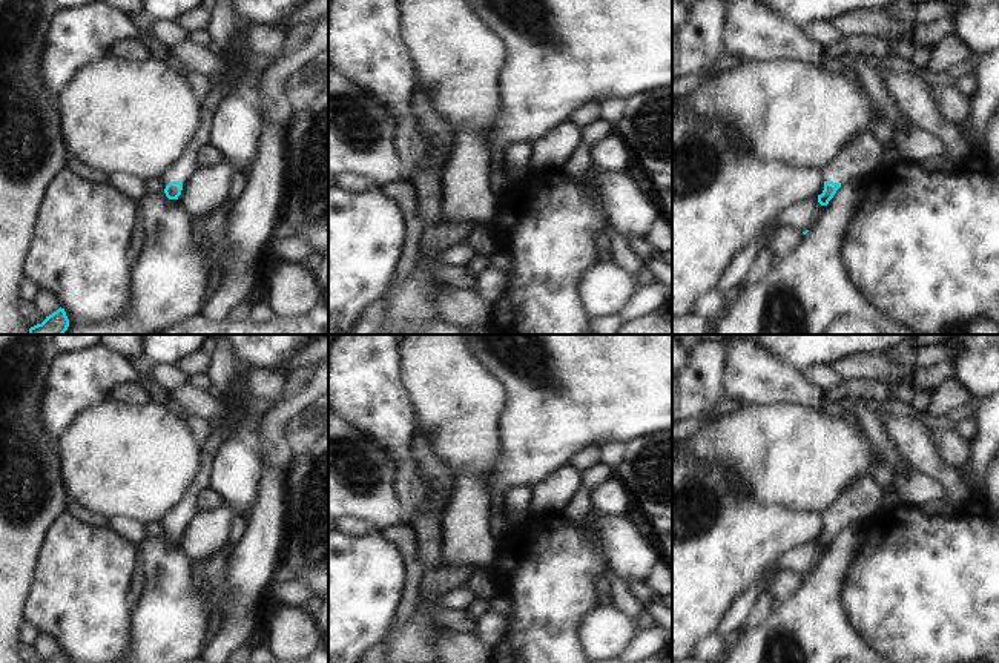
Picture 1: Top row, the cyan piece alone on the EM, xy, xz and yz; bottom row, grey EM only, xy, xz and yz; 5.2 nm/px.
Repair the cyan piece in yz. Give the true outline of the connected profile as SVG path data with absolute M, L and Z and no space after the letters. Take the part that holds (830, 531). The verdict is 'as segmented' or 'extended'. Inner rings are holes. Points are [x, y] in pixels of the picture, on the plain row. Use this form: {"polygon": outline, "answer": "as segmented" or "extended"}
{"polygon": "M862 473L844 487L839 496L823 510L824 534L818 546L827 549L847 523L864 525L869 519L895 505L893 493L884 488L872 473Z", "answer": "extended"}

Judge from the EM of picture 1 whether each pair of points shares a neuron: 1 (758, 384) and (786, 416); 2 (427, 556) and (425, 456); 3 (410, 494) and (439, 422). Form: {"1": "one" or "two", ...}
{"1": "two", "2": "one", "3": "two"}

